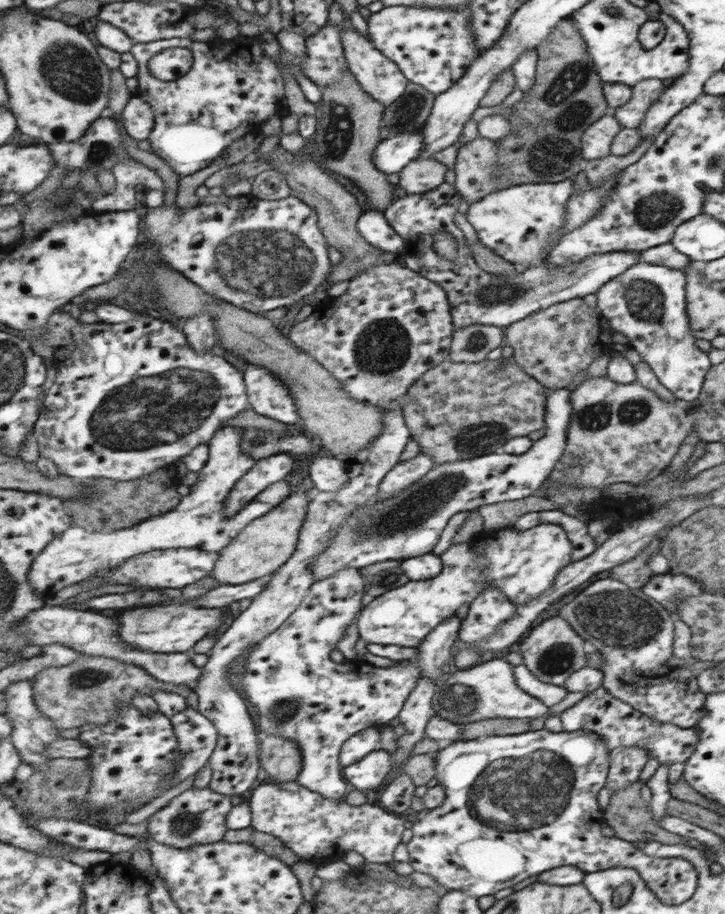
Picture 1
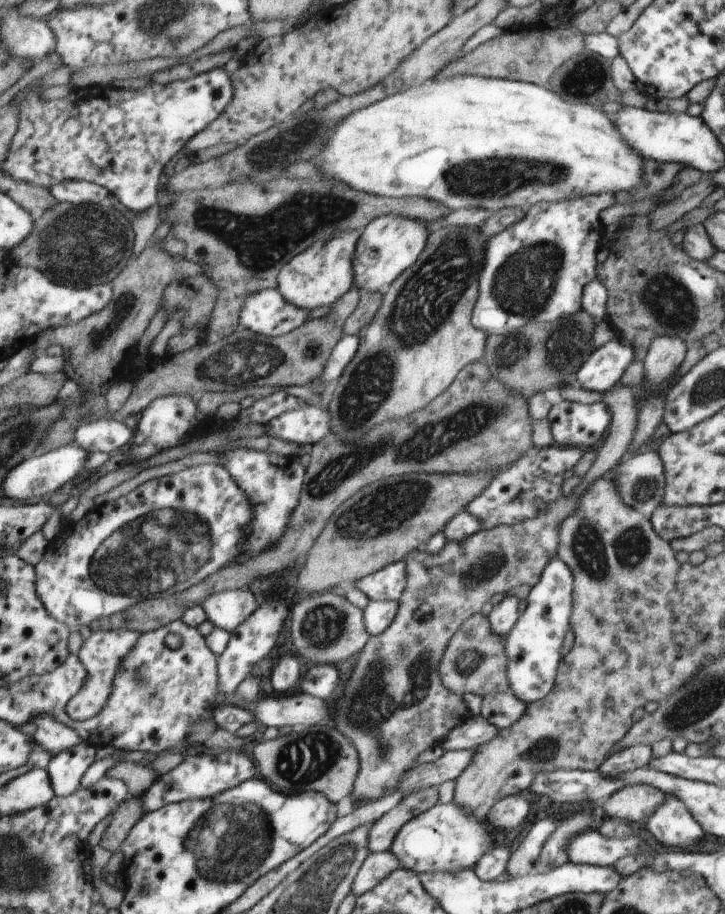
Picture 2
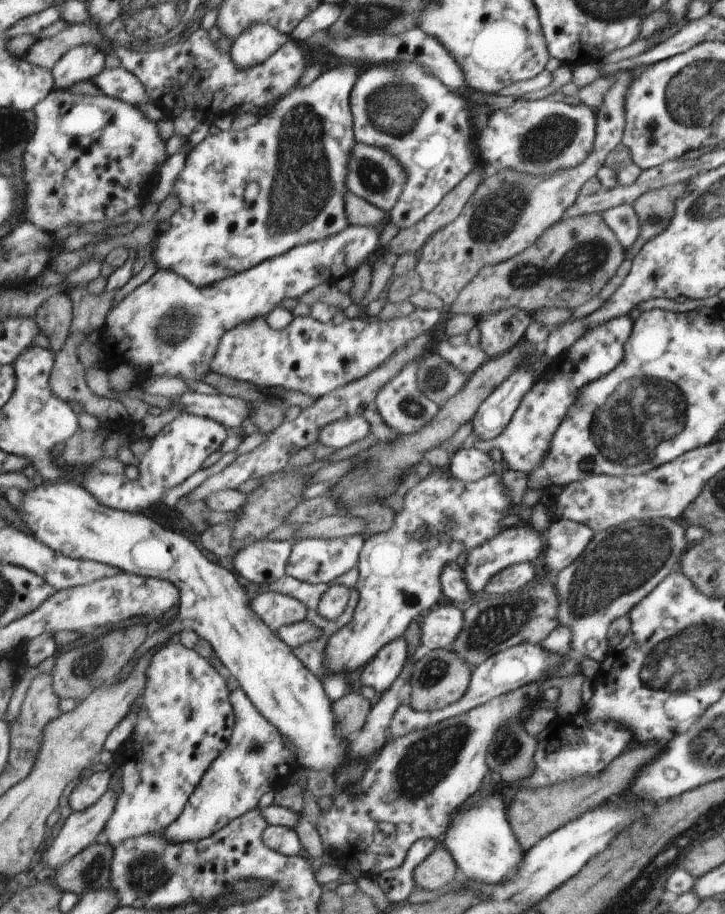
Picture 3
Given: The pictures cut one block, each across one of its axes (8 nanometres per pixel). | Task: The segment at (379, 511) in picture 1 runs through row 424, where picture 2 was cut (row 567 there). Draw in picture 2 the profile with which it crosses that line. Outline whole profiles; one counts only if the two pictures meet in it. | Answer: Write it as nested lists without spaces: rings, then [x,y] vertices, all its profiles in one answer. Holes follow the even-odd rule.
[[[557,558],[549,561],[544,566],[540,580],[531,587],[526,601],[526,609],[519,612],[516,623],[503,636],[506,638],[505,650],[508,656],[508,666],[506,667],[506,677],[510,684],[509,692],[519,700],[527,704],[540,701],[547,697],[555,686],[555,670],[558,670],[559,648],[563,634],[570,630],[568,618],[572,605],[572,571],[568,566]]]

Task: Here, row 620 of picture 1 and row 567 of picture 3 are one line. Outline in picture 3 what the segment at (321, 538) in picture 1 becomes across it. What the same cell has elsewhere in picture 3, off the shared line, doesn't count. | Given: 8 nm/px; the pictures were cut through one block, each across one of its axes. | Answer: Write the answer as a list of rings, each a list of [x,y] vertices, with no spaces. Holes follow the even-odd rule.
[[[263,539],[232,558],[234,569],[244,578],[263,586],[273,586],[274,582],[286,574],[288,560],[292,555],[292,541]]]

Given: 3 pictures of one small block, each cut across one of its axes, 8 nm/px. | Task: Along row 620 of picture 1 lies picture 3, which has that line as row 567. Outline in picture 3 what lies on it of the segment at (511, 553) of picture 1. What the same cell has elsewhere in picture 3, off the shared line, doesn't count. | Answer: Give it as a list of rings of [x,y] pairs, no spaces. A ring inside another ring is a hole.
[[[438,468],[437,471],[433,471],[423,482],[415,484],[412,487],[412,490],[403,495],[403,510],[397,513],[395,517],[393,517],[394,523],[392,524],[392,528],[386,530],[384,533],[375,533],[367,536],[362,542],[362,547],[360,548],[358,554],[357,561],[357,570],[359,571],[359,577],[357,577],[357,590],[359,591],[359,600],[357,601],[356,612],[353,615],[351,622],[341,628],[341,630],[337,631],[331,638],[328,640],[328,645],[324,650],[324,658],[327,660],[327,666],[329,666],[329,670],[335,674],[335,672],[355,672],[357,668],[361,668],[364,666],[379,652],[380,648],[389,641],[392,641],[394,638],[403,635],[403,632],[407,626],[409,626],[409,622],[413,620],[413,618],[417,619],[420,616],[423,616],[425,610],[430,610],[433,605],[437,605],[439,603],[439,598],[441,598],[441,590],[440,587],[440,570],[443,569],[445,563],[455,561],[455,558],[460,552],[468,552],[471,549],[475,549],[476,546],[482,545],[483,542],[487,541],[487,538],[491,538],[494,534],[499,532],[499,520],[501,520],[501,516],[503,516],[503,510],[509,506],[509,498],[507,498],[507,494],[503,493],[501,486],[499,486],[499,482],[497,482],[494,477],[494,473],[491,473],[489,476],[482,478],[481,480],[464,483],[458,481],[457,479],[449,476],[447,474],[446,468]]]

